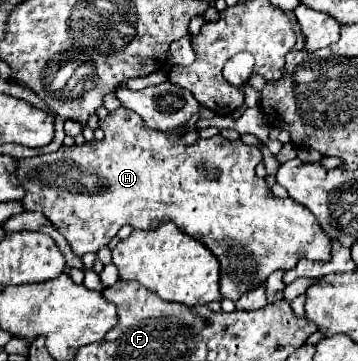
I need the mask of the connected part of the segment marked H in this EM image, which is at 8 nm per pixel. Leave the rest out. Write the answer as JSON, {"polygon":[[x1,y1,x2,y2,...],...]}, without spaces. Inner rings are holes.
{"polygon":[[124,107,102,119,100,127,106,133,102,141,84,143,80,147,60,147,48,155,20,159,20,169,16,171,20,185,24,185,24,209,44,213,66,237,78,257,98,253,98,249,106,247,124,225,150,229,174,221,180,231,202,241,218,257,222,267,220,293,232,301,238,301,242,293,256,289,272,271,292,269,298,259,330,259,330,239,316,223,316,217,290,197,276,199,266,185,266,179,256,177,254,167,262,161,262,151,258,147,244,145,240,139,228,141,222,135,184,145,178,131,162,133,148,129,140,115]]}

